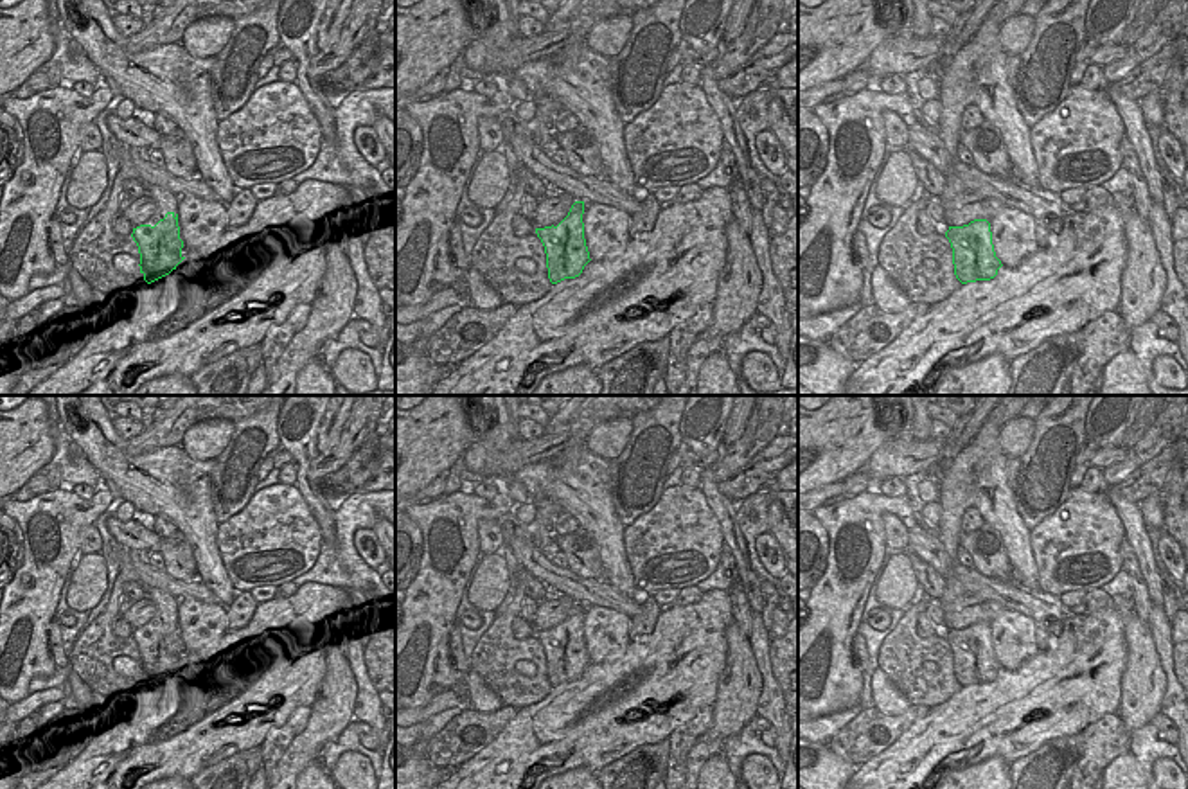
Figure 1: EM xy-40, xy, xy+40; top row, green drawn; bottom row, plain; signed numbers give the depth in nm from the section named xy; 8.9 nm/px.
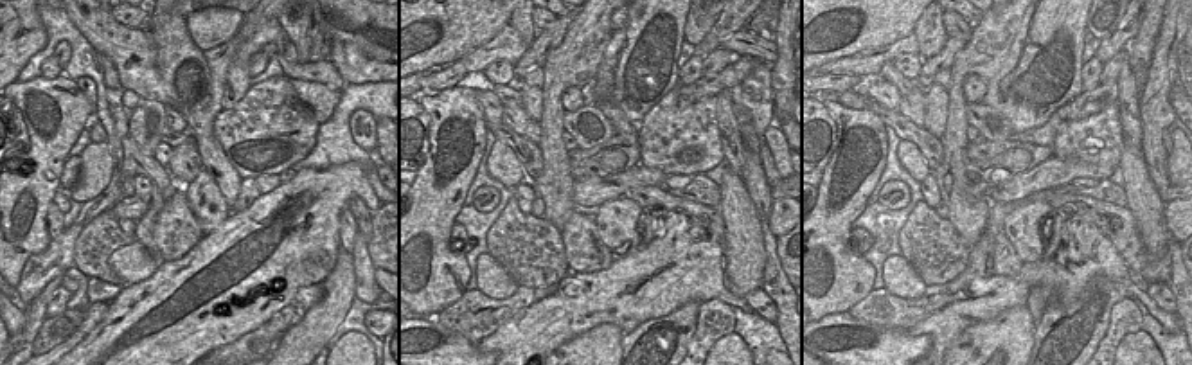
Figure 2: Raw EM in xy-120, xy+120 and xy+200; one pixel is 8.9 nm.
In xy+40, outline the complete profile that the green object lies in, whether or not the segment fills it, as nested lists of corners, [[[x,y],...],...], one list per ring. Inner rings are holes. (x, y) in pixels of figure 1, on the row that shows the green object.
[[[918,187],[911,205],[882,237],[877,266],[886,270],[909,302],[933,306],[962,284],[994,279],[1003,264],[996,257],[987,219],[920,235],[917,214],[926,205],[927,194]]]

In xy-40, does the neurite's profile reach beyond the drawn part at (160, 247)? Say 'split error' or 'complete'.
split error

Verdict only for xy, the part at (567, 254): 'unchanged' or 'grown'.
grown

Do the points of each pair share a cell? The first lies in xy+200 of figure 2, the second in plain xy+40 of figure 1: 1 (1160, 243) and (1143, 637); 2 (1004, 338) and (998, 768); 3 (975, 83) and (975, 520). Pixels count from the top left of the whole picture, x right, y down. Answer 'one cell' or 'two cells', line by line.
1: one cell
2: one cell
3: one cell

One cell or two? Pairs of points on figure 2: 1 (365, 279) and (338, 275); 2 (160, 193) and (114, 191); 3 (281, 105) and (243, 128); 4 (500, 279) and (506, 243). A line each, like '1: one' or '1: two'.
1: two
2: two
3: one
4: two

